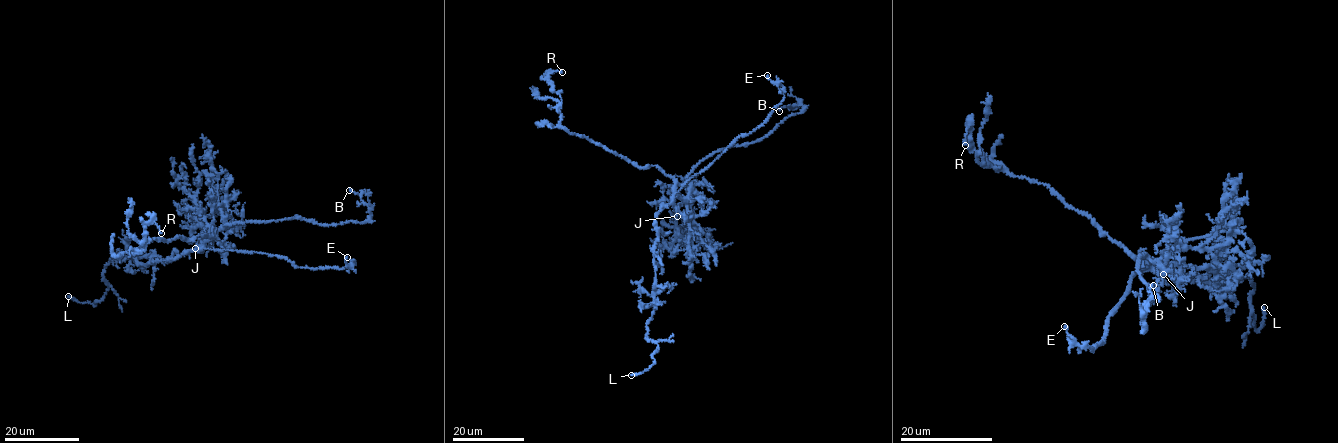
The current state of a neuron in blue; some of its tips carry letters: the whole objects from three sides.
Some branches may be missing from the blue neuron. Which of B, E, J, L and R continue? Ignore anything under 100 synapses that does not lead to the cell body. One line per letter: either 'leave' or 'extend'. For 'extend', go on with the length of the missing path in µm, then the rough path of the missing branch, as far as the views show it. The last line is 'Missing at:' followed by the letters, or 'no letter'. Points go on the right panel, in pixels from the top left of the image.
B: leave
E: leave
J: leave
L: extend; missing 35 µm; course (1264, 307), (1283, 335), (1289, 359), (1297, 365), (1304, 377), (1325, 386)
R: leave
Missing at: L

